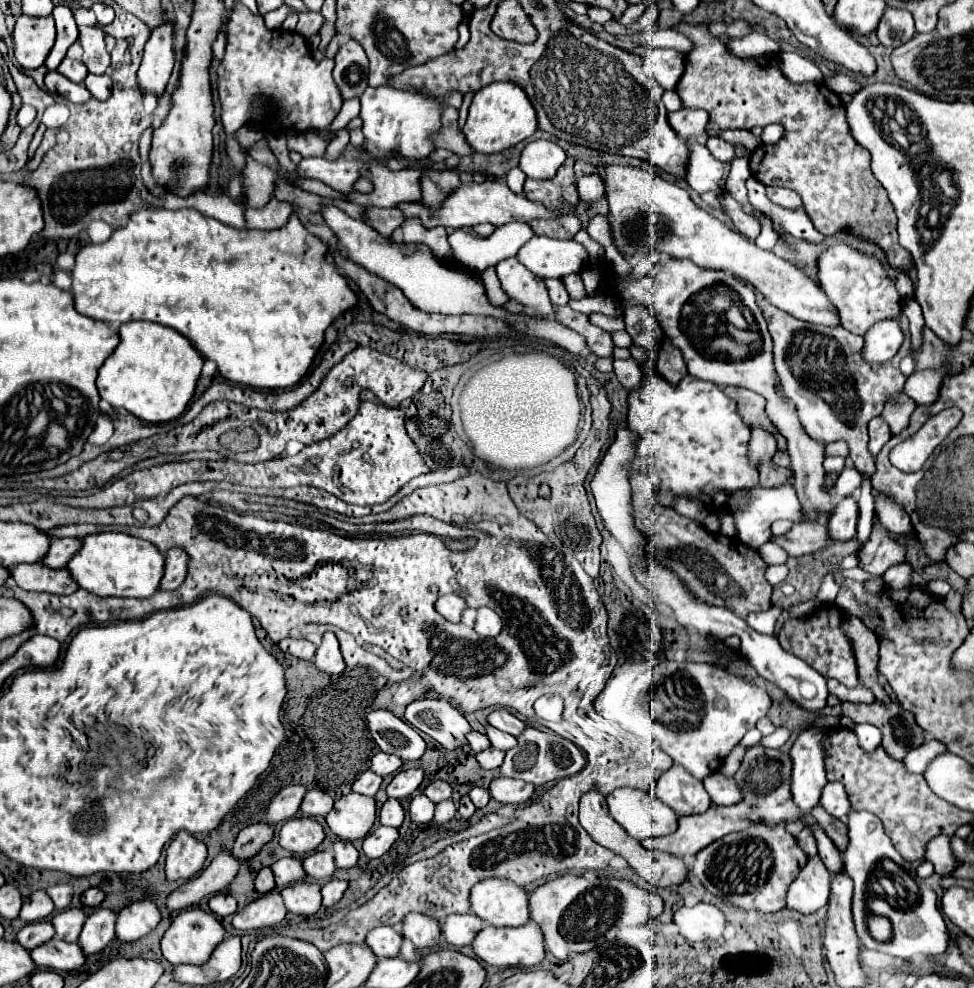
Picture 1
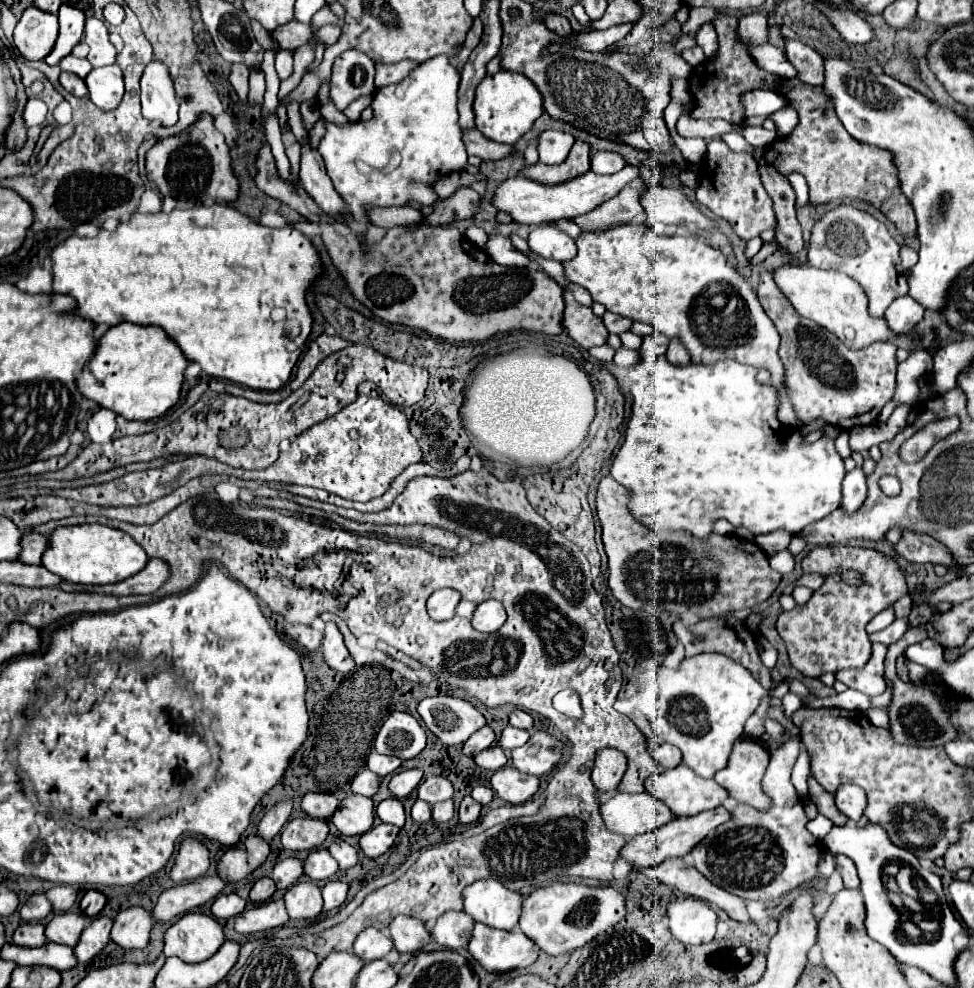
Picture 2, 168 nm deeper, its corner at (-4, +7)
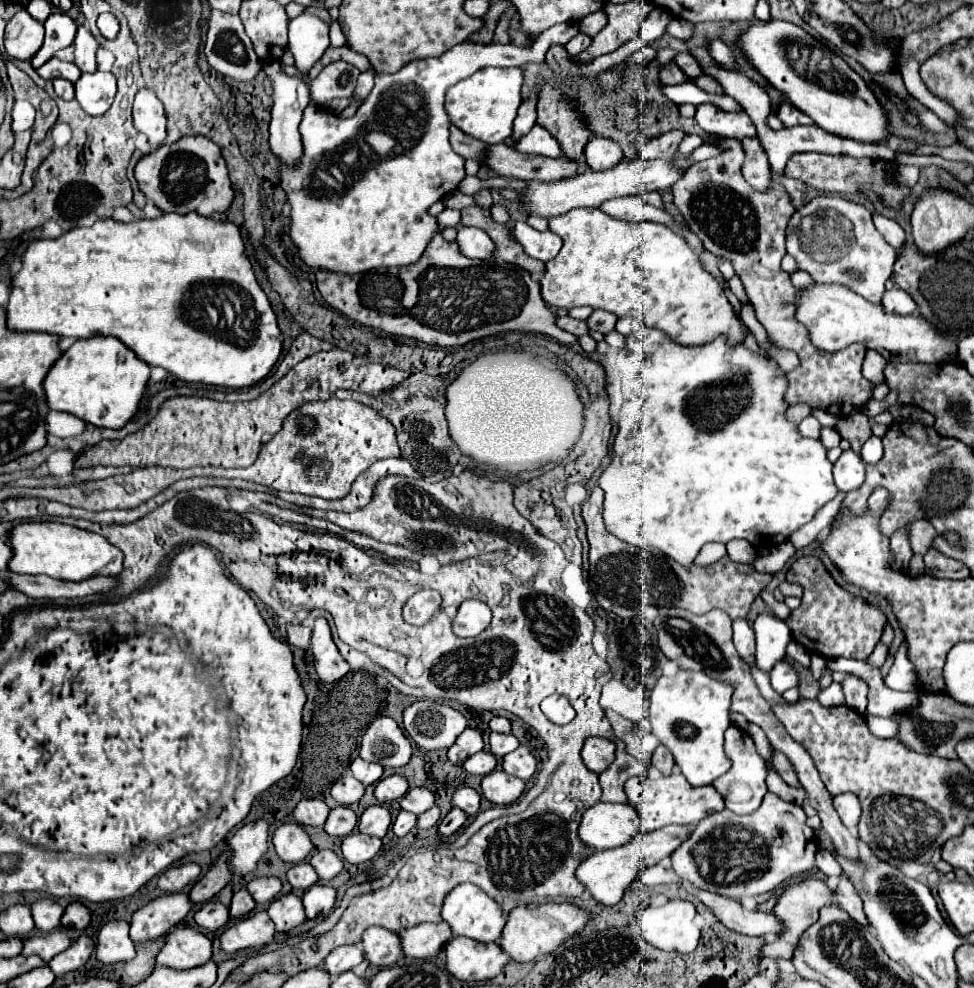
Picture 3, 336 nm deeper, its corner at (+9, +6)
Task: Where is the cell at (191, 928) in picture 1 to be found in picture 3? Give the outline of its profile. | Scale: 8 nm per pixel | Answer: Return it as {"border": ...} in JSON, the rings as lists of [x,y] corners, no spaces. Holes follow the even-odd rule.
{"border":[[[177,927],[165,937],[157,965],[185,971],[205,965],[211,959],[211,941],[197,929]]]}

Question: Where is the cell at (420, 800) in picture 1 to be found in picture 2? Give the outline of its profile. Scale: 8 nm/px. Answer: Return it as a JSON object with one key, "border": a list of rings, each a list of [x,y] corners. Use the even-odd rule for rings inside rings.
{"border":[[[416,800],[412,806],[412,818],[414,822],[428,822],[432,818],[432,806],[424,800]]]}

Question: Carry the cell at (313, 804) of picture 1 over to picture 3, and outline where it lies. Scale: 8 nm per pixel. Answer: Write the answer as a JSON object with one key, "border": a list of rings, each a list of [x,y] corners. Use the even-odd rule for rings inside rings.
{"border":[[[303,799],[299,801],[299,805],[295,807],[293,815],[295,821],[299,825],[309,825],[309,827],[323,827],[329,815],[329,807],[325,805],[325,801],[319,799]]]}

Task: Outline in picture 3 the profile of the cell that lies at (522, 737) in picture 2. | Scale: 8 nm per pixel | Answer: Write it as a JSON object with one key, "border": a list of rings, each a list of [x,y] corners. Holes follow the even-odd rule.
{"border":[[[491,733],[489,735],[489,745],[491,745],[491,753],[495,757],[505,757],[507,753],[515,751],[519,747],[519,741],[509,733],[509,735],[501,735],[501,733]]]}

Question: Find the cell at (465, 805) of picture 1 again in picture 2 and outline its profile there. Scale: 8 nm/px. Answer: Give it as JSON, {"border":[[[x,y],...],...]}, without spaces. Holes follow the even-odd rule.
{"border":[[[464,796],[460,808],[458,808],[458,814],[460,814],[460,822],[462,824],[474,824],[480,816],[480,808],[482,804],[478,804],[472,796]]]}

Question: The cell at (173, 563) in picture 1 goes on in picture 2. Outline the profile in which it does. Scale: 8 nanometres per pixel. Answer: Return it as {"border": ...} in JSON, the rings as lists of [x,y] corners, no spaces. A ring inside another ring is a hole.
{"border":[[[152,558],[142,572],[138,572],[136,576],[132,576],[128,580],[122,580],[118,584],[108,584],[108,586],[80,586],[80,584],[62,582],[60,588],[62,590],[92,590],[92,592],[116,594],[116,596],[122,596],[122,594],[152,594],[162,584],[166,584],[168,578],[170,578],[170,566],[164,560]]]}

